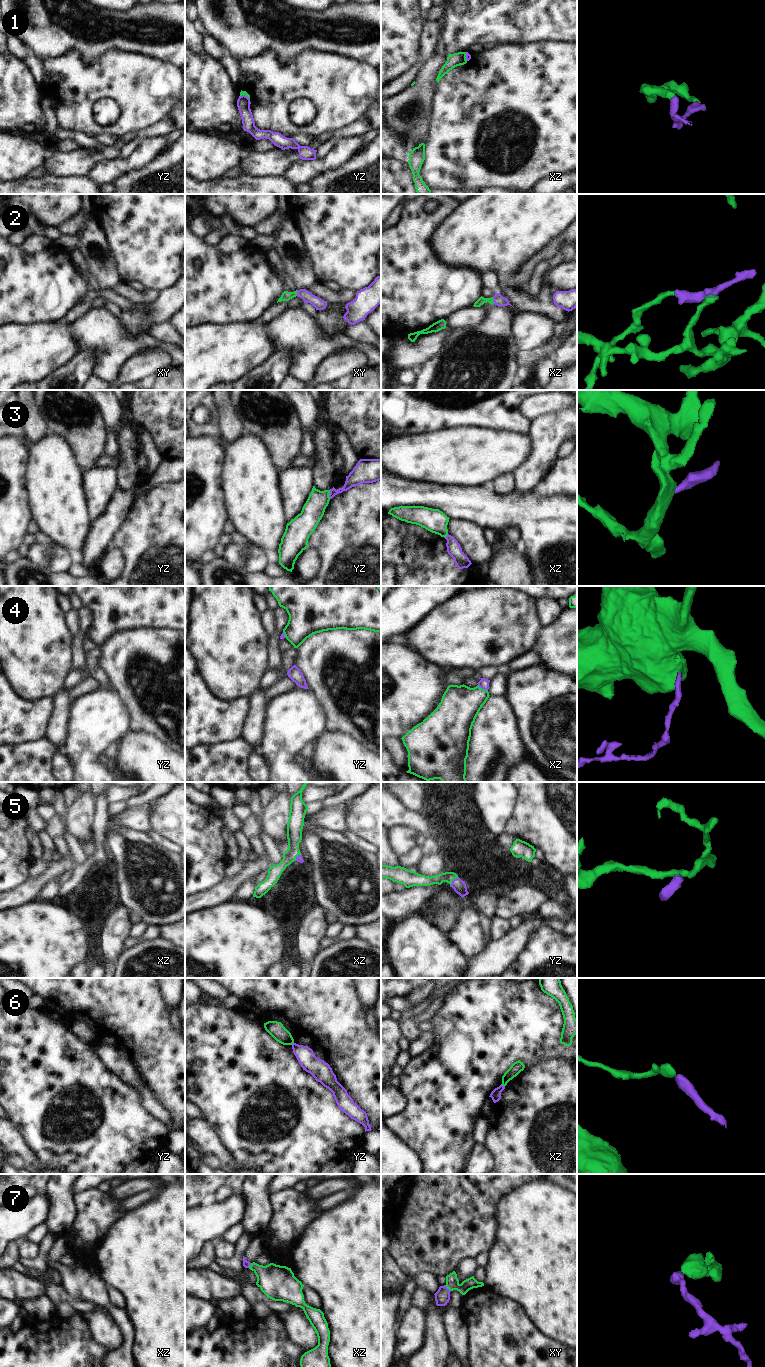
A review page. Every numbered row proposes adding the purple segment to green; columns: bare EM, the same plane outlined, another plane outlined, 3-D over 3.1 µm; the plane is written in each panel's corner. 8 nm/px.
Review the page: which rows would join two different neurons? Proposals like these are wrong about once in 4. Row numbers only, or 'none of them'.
1, 3, 4, 6

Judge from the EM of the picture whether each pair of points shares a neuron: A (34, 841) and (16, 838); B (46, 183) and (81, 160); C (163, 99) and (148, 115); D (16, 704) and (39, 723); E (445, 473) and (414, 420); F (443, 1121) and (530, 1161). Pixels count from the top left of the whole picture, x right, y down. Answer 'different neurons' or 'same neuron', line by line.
A: different neurons
B: different neurons
C: same neuron
D: same neuron
E: different neurons
F: different neurons

